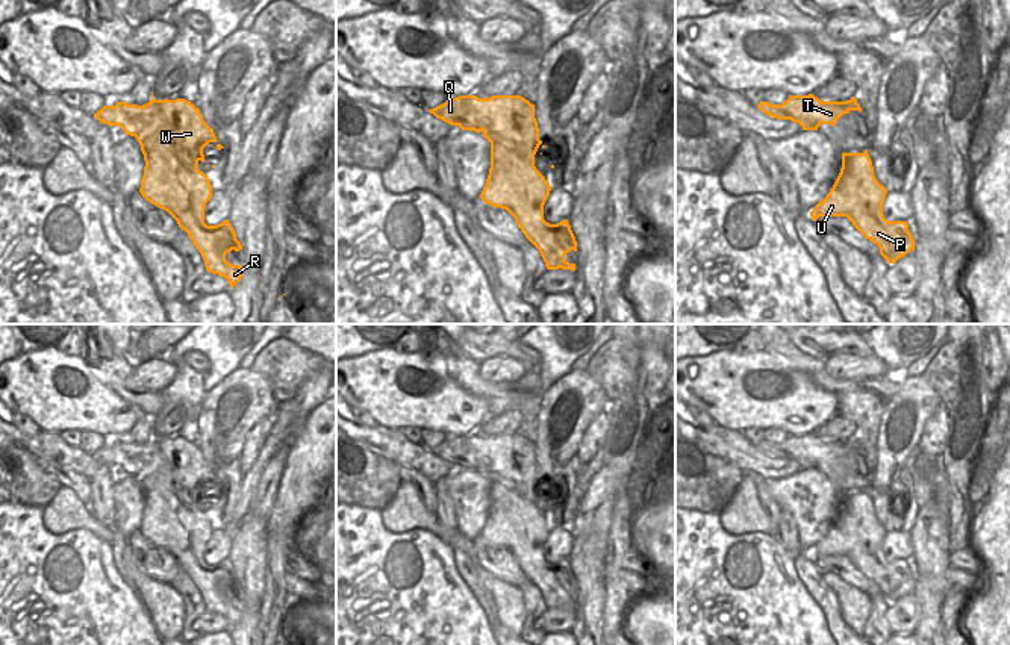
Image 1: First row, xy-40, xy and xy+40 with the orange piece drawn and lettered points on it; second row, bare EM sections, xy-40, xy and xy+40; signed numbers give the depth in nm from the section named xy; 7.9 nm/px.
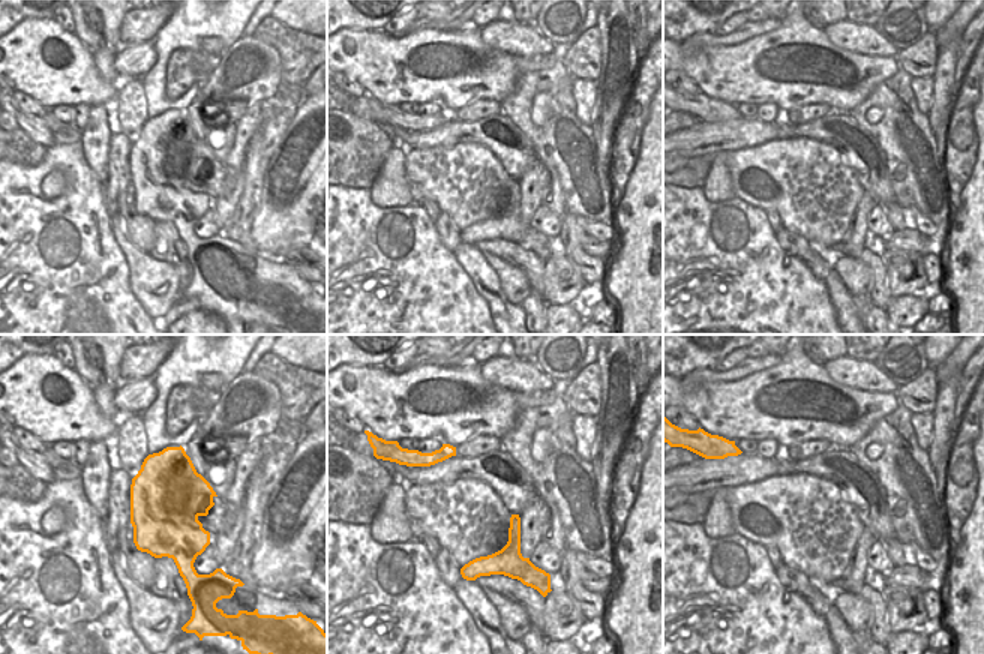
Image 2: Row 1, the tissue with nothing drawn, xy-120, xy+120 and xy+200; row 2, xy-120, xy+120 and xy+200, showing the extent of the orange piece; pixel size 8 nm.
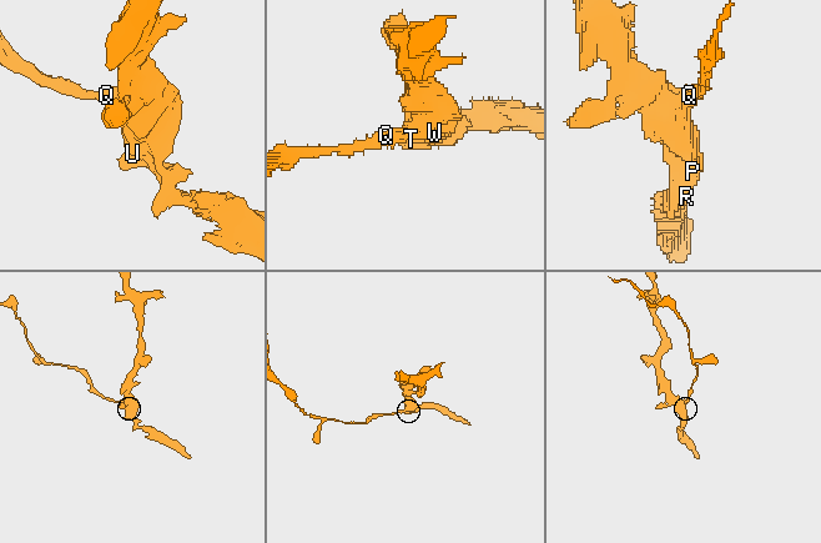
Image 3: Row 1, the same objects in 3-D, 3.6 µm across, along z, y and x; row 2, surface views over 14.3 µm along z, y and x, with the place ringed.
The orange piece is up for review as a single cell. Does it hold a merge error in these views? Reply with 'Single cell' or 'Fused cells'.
Fused cells

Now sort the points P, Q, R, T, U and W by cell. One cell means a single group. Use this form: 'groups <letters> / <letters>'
groups P R U W / Q T

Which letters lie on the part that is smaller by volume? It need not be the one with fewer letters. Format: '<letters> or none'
Q, T

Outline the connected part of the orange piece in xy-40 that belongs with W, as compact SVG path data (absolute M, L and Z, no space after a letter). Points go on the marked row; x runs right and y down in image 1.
M176 98L164 111L162 120L151 123L151 136L138 136L136 141L145 160L139 188L141 195L151 204L167 210L177 221L200 251L206 271L224 277L232 289L241 280L244 266L232 265L226 260L226 254L232 250L242 250L242 245L236 239L229 220L217 226L204 223L204 206L212 197L212 185L207 176L198 170L198 162L204 160L203 148L209 142L215 142L218 150L224 148L217 142L214 129L204 123L198 108L185 98Z

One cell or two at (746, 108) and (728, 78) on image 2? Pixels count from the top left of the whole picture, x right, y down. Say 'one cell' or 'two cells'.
two cells

